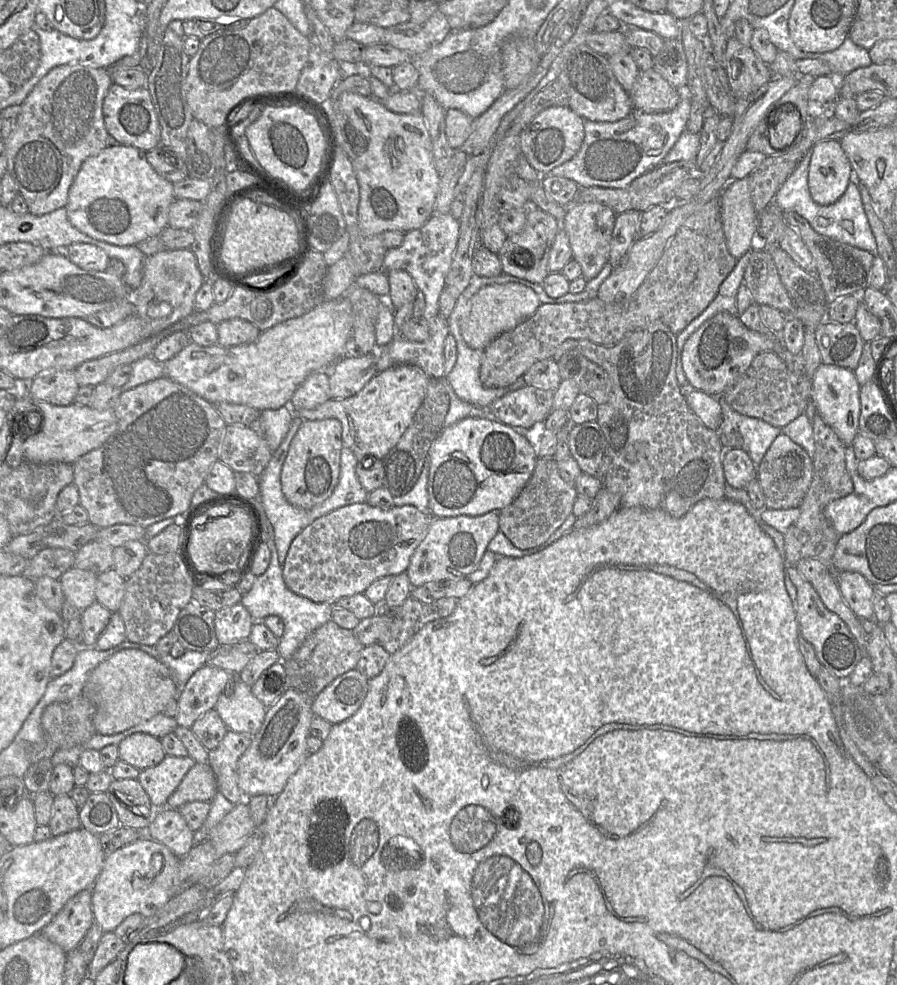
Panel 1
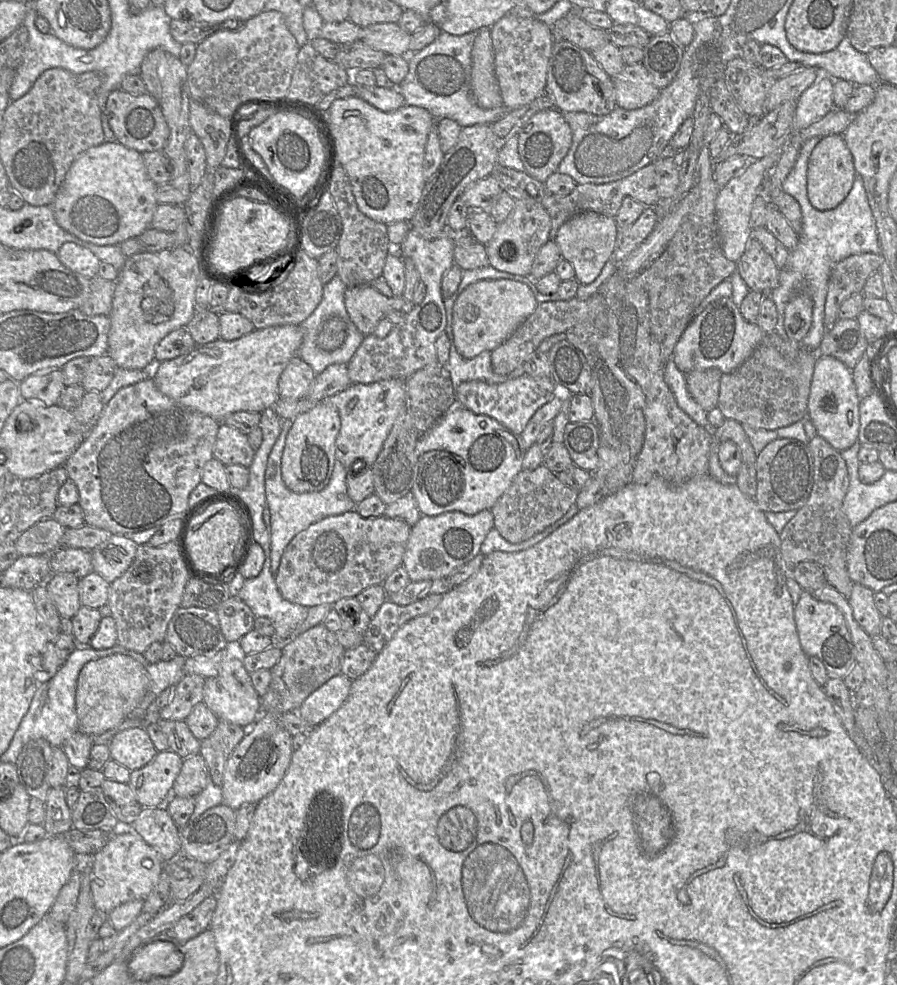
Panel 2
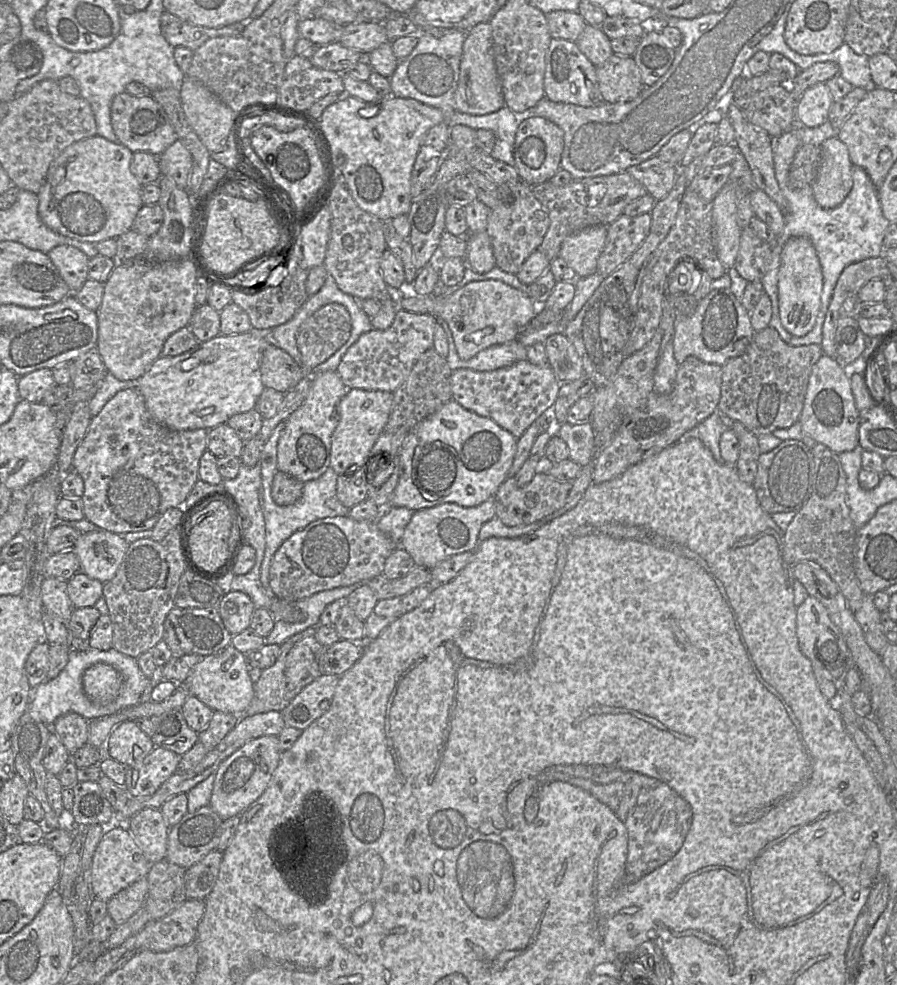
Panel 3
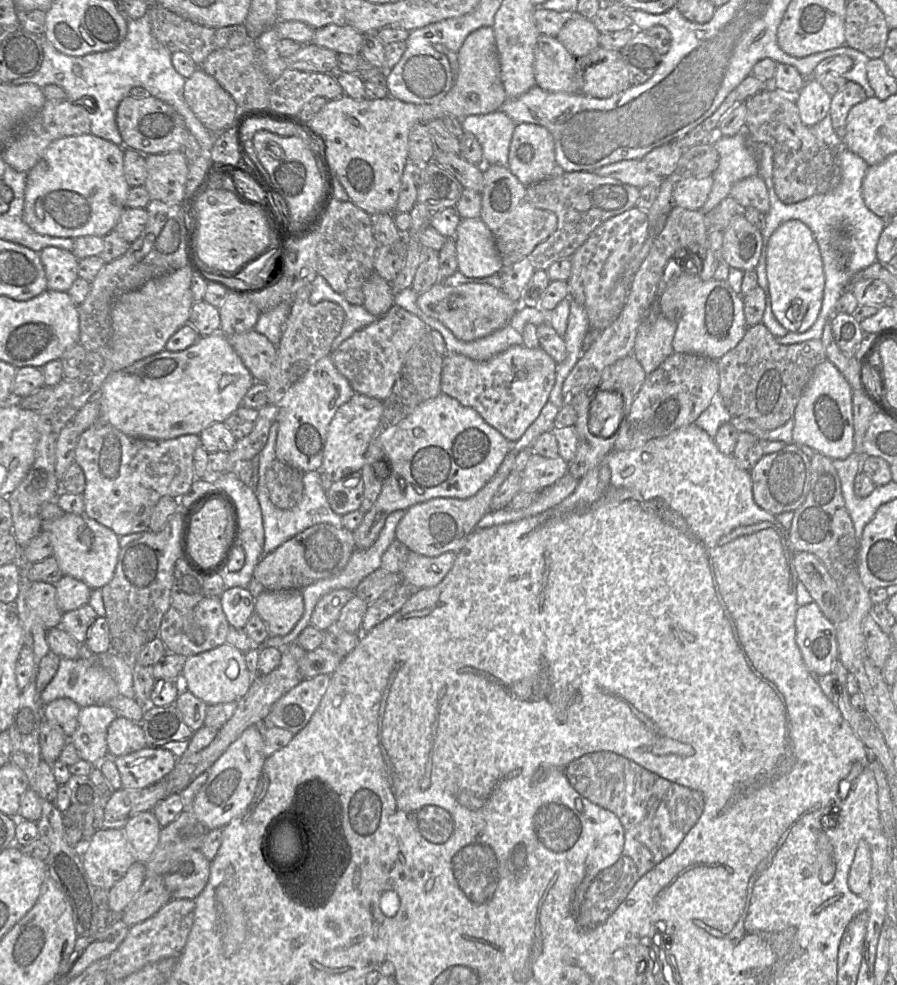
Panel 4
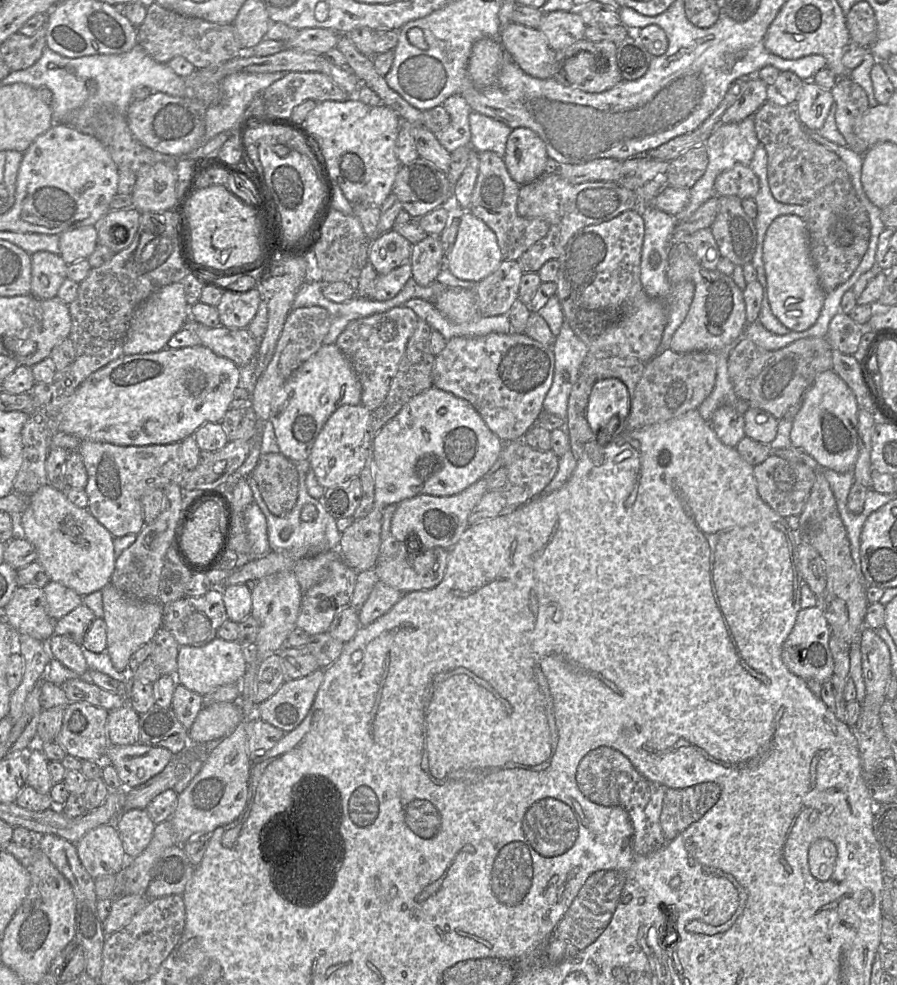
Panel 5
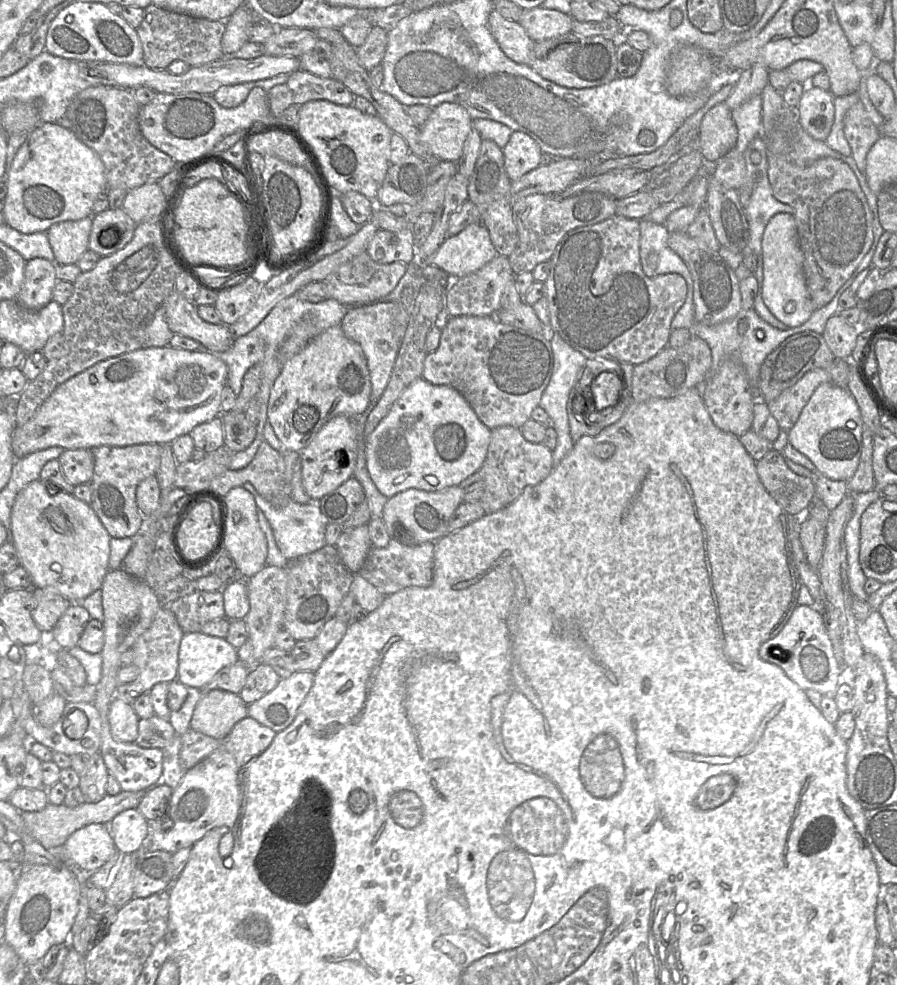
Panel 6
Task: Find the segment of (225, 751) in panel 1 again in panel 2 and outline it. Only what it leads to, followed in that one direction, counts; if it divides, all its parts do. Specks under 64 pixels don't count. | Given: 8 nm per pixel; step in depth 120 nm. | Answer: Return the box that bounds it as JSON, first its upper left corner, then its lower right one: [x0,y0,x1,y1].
[200,720,247,786]

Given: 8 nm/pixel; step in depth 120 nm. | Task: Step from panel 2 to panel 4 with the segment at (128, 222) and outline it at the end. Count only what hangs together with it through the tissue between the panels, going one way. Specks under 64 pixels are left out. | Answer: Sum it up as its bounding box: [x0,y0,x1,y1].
[24,134,130,237]

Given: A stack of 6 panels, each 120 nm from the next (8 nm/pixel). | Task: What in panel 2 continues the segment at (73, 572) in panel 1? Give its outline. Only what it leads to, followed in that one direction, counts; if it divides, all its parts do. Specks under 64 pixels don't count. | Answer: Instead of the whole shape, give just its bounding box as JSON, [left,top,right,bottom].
[46,573,81,619]

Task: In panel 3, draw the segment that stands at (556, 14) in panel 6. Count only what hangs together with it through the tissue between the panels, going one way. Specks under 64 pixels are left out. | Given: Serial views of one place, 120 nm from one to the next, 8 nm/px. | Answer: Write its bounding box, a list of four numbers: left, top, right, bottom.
[575,24,613,67]

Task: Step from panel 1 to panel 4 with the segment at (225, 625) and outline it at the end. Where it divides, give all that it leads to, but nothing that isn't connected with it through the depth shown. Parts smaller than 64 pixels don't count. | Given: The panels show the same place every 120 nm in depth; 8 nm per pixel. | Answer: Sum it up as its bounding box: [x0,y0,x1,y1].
[220,588,255,628]

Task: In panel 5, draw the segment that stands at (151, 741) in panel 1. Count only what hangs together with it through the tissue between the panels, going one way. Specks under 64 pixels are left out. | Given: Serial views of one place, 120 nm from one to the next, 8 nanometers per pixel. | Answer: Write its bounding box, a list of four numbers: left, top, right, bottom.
[107,704,140,745]

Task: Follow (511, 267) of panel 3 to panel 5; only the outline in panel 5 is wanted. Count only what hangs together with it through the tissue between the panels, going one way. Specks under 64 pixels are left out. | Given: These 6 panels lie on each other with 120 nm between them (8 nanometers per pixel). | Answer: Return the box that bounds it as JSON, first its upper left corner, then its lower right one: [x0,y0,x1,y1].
[470,152,549,260]

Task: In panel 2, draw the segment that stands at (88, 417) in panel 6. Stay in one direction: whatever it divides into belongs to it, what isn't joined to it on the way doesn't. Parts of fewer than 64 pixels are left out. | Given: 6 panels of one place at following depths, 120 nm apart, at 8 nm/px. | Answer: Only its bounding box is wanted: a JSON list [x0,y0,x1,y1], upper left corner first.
[151,325,303,421]

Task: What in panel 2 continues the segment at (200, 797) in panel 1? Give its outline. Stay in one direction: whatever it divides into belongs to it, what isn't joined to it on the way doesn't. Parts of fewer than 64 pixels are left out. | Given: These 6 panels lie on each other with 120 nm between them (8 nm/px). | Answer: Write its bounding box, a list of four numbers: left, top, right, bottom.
[173,753,210,797]

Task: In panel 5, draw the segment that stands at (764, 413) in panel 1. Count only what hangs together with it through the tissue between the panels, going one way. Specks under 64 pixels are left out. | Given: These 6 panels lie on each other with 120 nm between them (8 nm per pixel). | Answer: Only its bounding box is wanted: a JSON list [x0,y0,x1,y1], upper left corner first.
[728,335,832,420]

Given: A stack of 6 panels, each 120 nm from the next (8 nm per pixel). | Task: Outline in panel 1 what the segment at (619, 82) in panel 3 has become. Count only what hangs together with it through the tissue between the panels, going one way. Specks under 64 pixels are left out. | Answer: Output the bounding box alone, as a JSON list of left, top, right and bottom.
[628,68,680,113]

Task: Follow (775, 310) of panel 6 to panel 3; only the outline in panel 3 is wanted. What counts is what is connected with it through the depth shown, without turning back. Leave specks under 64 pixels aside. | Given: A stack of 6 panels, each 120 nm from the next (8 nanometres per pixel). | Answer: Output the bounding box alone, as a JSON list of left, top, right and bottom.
[778,237,823,337]

